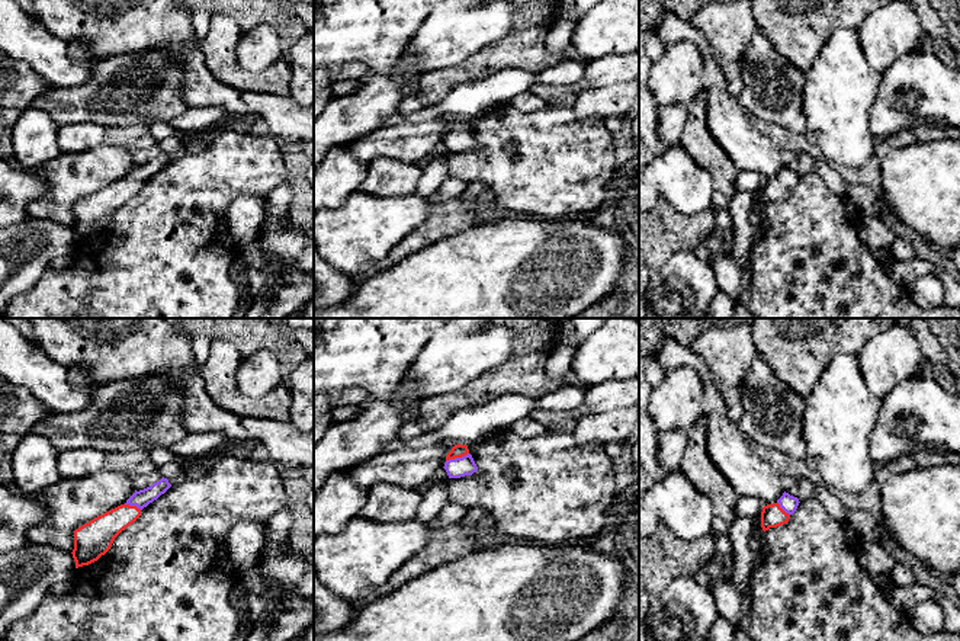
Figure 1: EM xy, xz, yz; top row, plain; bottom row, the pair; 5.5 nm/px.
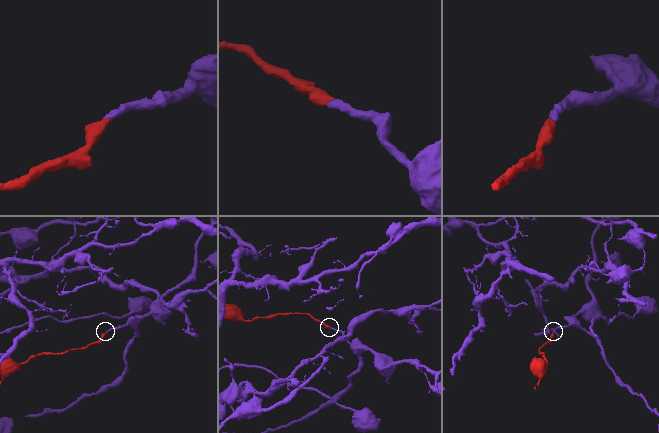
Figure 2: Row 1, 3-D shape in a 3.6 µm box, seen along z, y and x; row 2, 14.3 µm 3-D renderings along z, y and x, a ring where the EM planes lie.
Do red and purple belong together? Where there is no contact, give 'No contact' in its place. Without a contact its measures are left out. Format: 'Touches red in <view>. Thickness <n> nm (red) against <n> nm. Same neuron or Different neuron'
Touches red in xz. Thickness 80 nm (red) against 110 nm. Same neuron

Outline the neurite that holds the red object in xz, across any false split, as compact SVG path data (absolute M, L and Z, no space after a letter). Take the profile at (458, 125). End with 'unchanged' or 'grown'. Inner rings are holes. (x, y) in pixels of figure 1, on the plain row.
M455 119L446 131L446 138L443 141L449 153L460 153L465 150L472 150L478 145L478 141L469 128L466 119Z | grown

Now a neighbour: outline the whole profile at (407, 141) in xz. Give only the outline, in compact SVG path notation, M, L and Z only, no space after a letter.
M443 115L424 122L399 122L379 126L350 144L357 161L369 166L378 158L420 163L423 157L443 142L455 116Z

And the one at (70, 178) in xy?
M106 141L90 151L61 153L36 170L46 190L29 201L26 215L73 227L76 203L125 179L134 167L131 148Z

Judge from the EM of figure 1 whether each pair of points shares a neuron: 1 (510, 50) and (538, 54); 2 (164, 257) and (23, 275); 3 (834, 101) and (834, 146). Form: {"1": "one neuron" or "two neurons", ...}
{"1": "one neuron", "2": "two neurons", "3": "one neuron"}

